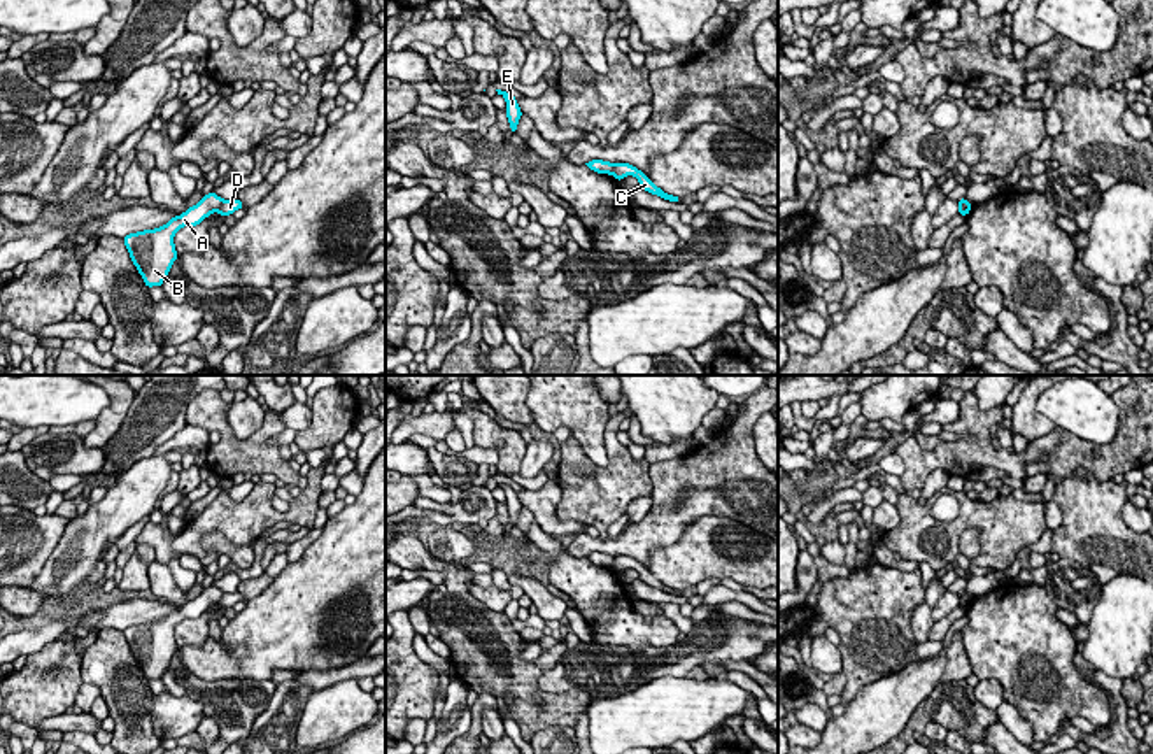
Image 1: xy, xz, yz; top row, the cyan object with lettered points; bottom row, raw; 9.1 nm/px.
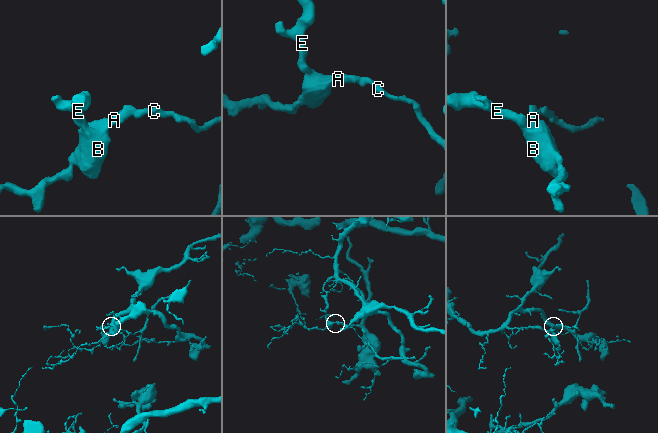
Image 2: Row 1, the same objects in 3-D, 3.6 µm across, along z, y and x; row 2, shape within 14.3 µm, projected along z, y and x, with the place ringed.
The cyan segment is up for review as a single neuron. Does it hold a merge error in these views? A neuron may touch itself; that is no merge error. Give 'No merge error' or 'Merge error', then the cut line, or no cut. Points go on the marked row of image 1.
Merge error. Split along xy (223, 200), (216, 211)

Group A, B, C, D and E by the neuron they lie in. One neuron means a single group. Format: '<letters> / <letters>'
A B E / C D

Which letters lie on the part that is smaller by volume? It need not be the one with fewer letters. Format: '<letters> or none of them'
C, D

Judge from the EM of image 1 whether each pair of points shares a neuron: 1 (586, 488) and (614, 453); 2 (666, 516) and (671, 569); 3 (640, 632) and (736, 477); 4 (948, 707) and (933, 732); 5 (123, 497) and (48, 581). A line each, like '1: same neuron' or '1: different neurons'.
1: same neuron
2: different neurons
3: different neurons
4: different neurons
5: same neuron

